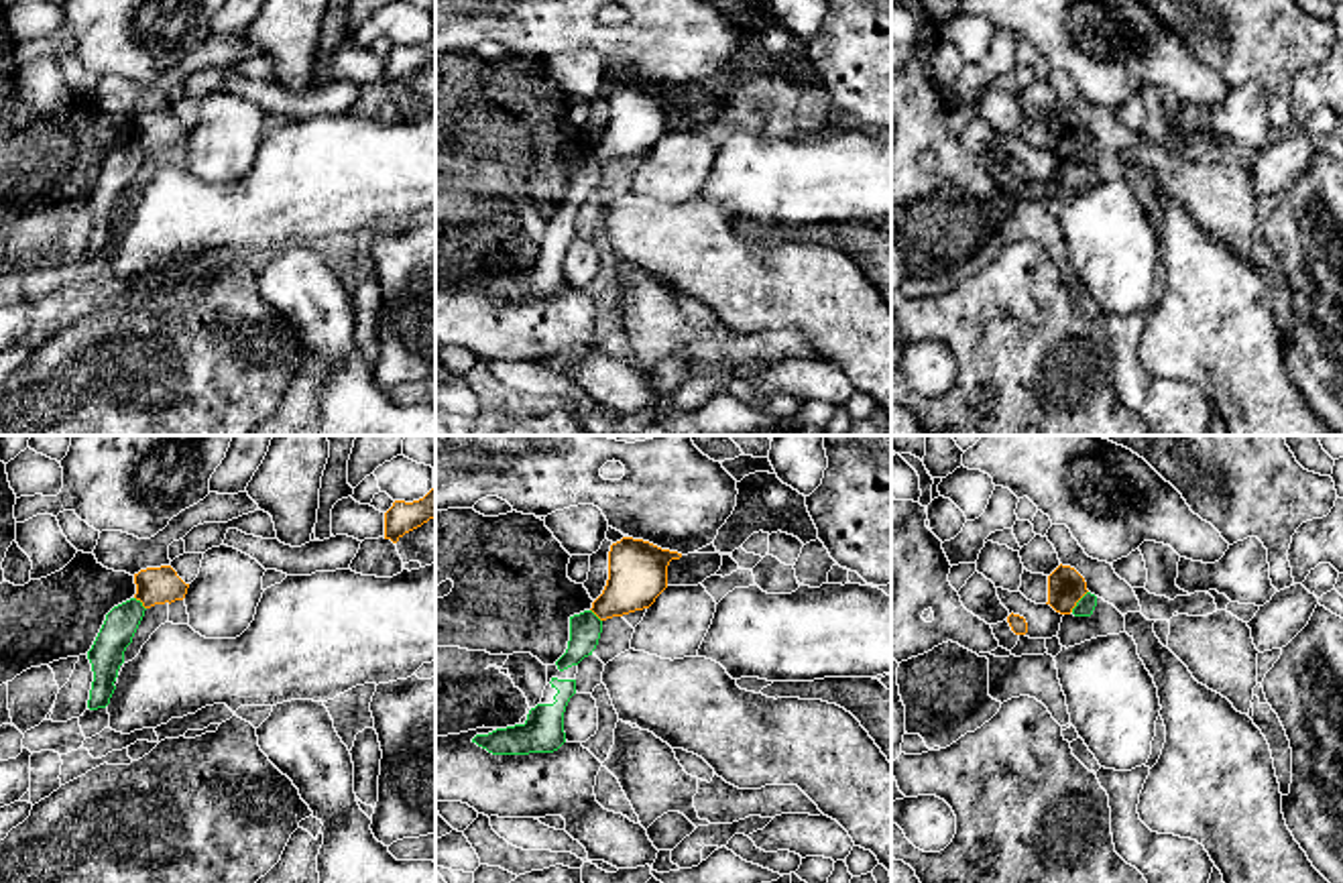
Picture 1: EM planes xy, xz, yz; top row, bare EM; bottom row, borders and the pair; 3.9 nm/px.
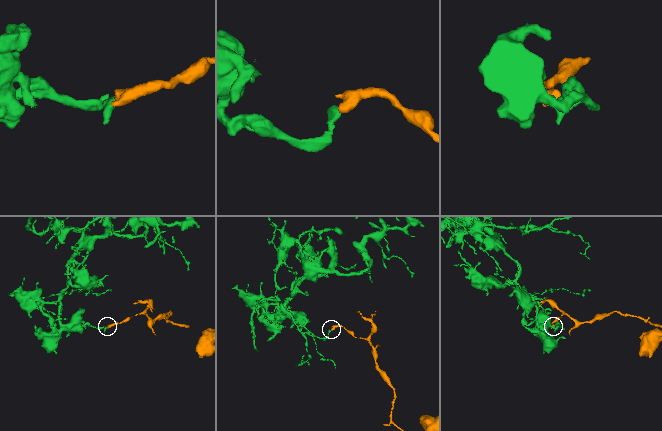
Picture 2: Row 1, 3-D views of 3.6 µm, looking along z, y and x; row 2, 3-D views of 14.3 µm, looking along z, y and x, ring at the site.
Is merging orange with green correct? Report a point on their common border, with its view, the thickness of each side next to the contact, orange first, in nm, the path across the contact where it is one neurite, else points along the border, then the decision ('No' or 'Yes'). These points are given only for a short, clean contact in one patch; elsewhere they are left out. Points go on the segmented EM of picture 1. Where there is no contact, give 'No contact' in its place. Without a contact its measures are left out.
Touches orange at yz (1079, 599). Thickness 150 nm (orange) against 70 nm. Boundary: yz (1087, 591), (1071, 611). No

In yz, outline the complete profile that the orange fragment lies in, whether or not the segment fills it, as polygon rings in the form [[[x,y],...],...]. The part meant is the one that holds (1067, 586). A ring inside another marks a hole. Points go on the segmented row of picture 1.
[[[1058,566],[1048,576],[1048,602],[1056,612],[1070,614],[1076,602],[1087,594],[1085,578],[1070,566]]]

